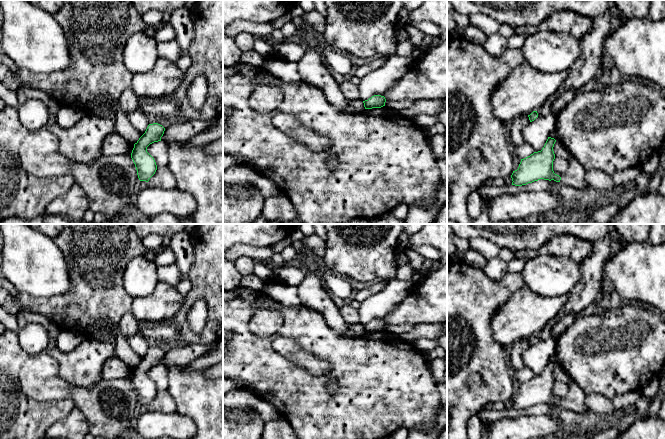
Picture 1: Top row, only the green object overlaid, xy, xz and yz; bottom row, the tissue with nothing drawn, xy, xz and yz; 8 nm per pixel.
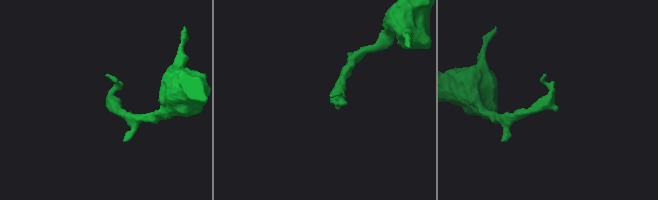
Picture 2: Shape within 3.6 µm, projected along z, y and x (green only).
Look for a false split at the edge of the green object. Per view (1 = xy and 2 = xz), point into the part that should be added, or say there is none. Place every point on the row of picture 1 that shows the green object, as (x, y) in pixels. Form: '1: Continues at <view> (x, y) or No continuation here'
1: No continuation here
2: No continuation here

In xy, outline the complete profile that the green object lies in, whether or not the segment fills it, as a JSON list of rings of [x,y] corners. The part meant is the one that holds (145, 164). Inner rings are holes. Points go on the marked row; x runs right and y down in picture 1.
[[[158,123],[149,124],[145,133],[134,144],[131,158],[140,181],[148,182],[157,170],[156,162],[147,152],[147,147],[154,142],[161,141],[164,131],[165,128]]]

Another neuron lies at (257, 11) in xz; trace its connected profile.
[[[223,0],[223,28],[236,20],[271,23],[297,4],[298,0]]]

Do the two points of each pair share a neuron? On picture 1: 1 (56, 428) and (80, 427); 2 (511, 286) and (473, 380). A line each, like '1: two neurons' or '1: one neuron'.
1: one neuron
2: two neurons

